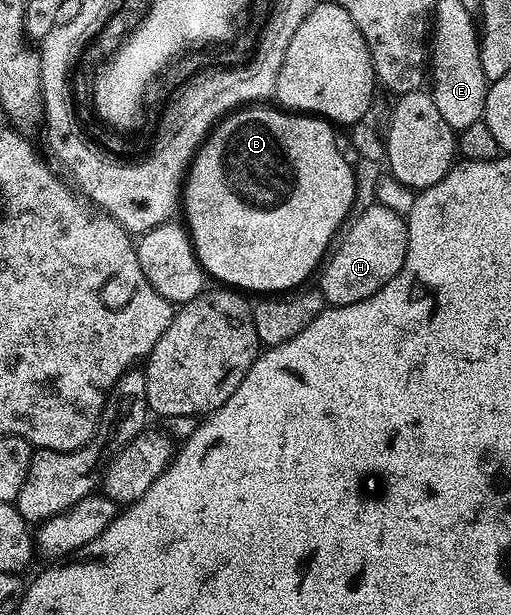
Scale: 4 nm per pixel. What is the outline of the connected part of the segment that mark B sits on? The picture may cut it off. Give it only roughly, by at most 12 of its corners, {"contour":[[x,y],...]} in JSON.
{"contour":[[244,106],[181,208],[208,277],[283,294],[324,263],[355,170],[314,114]]}

